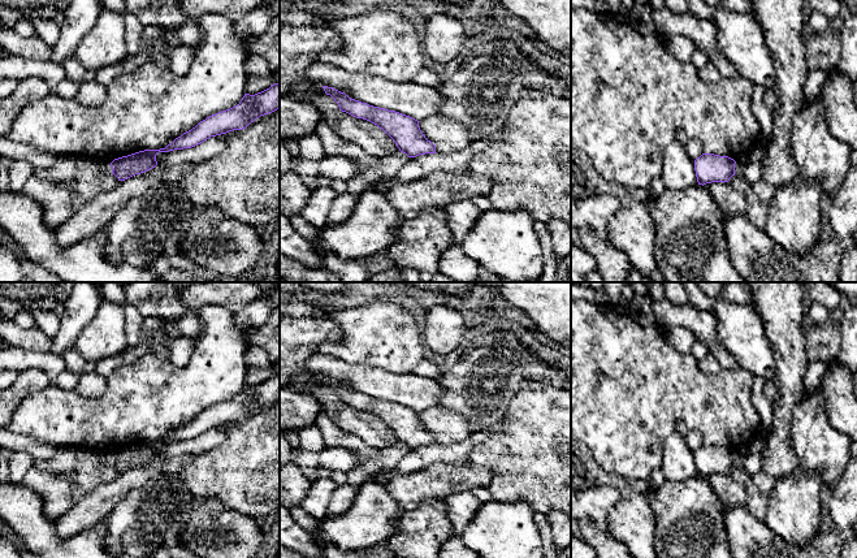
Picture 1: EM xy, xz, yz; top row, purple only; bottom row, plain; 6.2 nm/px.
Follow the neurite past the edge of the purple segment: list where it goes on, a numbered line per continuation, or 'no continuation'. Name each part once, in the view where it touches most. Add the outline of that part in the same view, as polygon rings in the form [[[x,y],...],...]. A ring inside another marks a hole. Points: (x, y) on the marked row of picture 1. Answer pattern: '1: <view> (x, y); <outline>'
no continuation

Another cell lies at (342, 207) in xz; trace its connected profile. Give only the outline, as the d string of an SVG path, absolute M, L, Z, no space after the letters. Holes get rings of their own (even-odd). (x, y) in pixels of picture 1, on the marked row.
M347 193L337 195L332 204L326 226L336 226L345 222L351 216L356 202L358 195Z

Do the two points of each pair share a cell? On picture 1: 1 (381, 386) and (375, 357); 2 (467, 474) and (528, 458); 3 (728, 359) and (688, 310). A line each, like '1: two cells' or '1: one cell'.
1: two cells
2: two cells
3: one cell

